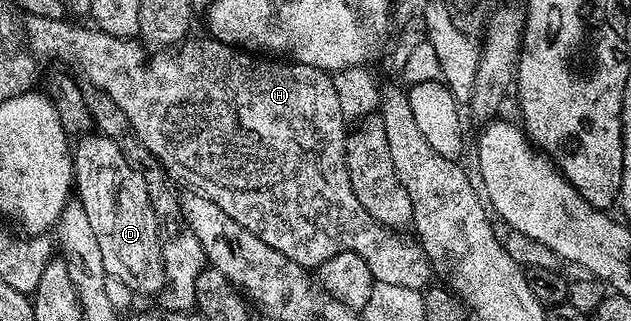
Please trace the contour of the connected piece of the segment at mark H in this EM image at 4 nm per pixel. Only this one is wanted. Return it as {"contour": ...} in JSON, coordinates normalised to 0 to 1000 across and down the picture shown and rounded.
{"contour":[[[44,50],[38,62],[36,97],[44,121],[46,156],[67,187],[92,184],[94,193],[105,196],[105,202],[97,202],[127,237],[139,268],[155,271],[158,283],[170,290],[170,302],[176,302],[176,315],[182,315],[182,327],[189,327],[189,340],[195,340],[201,377],[208,377],[211,411],[217,421],[217,442],[247,489],[250,508],[276,567],[284,570],[284,561],[288,561],[300,583],[298,592],[311,607],[319,607],[330,629],[347,639],[347,651],[353,651],[353,664],[360,664],[360,676],[366,676],[366,688],[379,688],[379,701],[385,701],[385,713],[398,713],[398,726],[404,726],[404,738],[410,738],[410,751],[423,751],[423,763],[429,763],[429,776],[442,776],[442,788],[448,788],[448,801],[461,801],[461,813],[468,813],[477,832],[501,838],[510,832],[518,813],[525,813],[525,801],[531,801],[537,788],[563,788],[569,801],[575,801],[575,813],[582,813],[582,838],[588,838],[593,872],[599,882],[632,888],[659,907],[681,891],[680,866],[685,863],[688,835],[683,829],[678,798],[674,794],[674,779],[667,769],[666,754],[655,738],[647,745],[642,726],[634,717],[609,707],[601,688],[594,688],[594,676],[588,676],[588,664],[582,664],[582,651],[575,651],[575,639],[569,639],[569,614],[563,614],[563,589],[556,589],[556,564],[547,511],[550,361],[537,327],[534,265],[523,224],[509,221],[504,209],[479,196],[434,190],[426,178],[409,178],[406,168],[363,146],[336,115],[325,115],[325,125],[300,115],[279,153],[249,153],[238,165],[217,121],[176,115],[176,103],[162,97],[152,81],[127,84],[122,72],[109,69],[108,56],[81,62],[78,53]]]}

